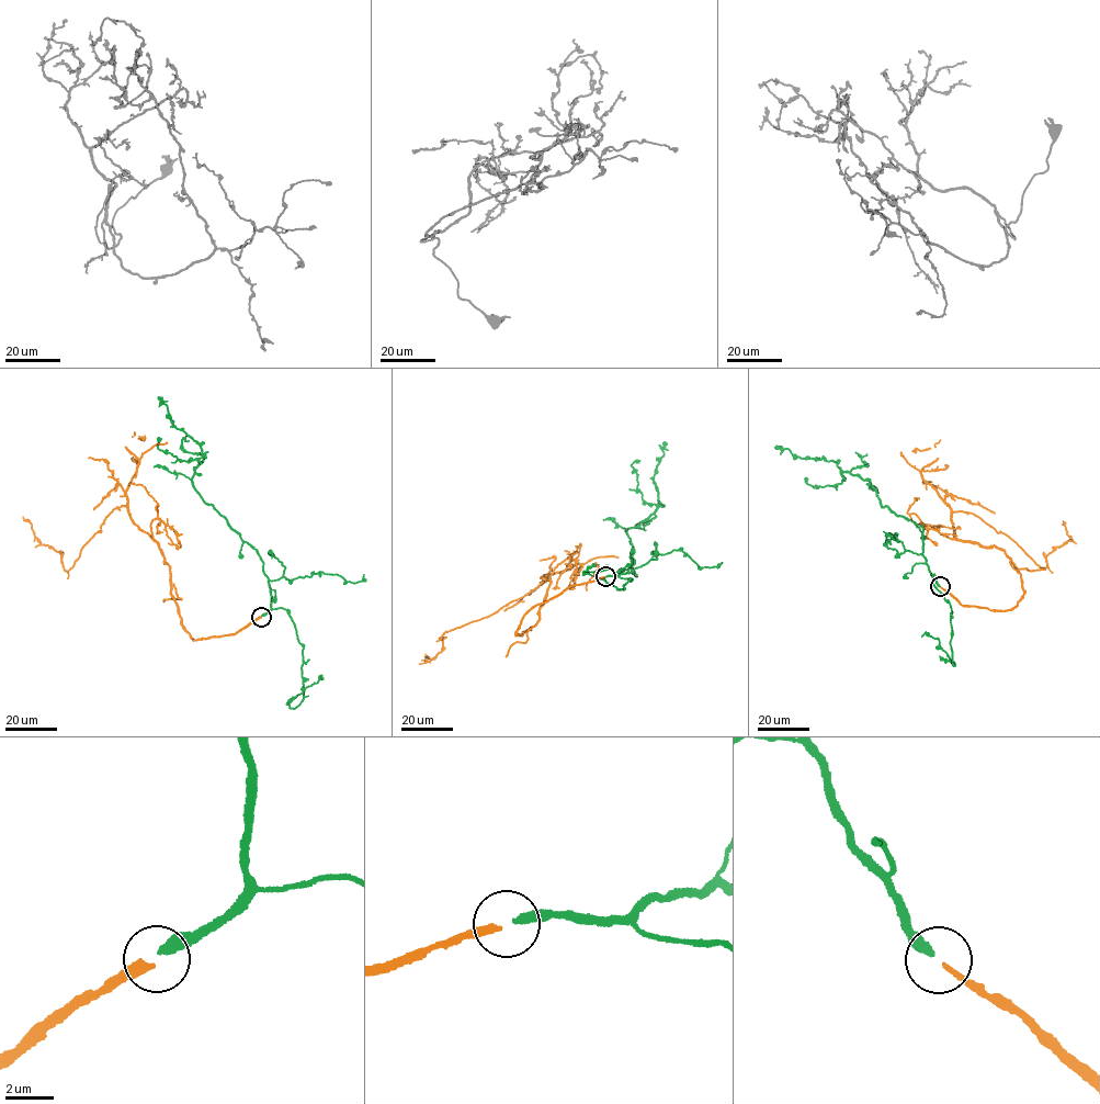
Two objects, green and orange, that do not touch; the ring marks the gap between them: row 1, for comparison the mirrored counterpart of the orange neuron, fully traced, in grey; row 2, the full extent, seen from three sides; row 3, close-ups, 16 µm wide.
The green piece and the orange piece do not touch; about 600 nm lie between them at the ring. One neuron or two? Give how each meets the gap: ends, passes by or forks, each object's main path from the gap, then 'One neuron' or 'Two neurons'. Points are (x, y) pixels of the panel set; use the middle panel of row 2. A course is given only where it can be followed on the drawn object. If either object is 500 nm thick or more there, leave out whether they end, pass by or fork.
At the ring green ends. At the ring orange ends. Course of green: (605, 576), (632, 571), (636, 576), (625, 529), (647, 518), (660, 503), (654, 477), (664, 442). Course of orange: (604, 576), (532, 606), (518, 635), (539, 619), (542, 576), (426, 655). One neuron

